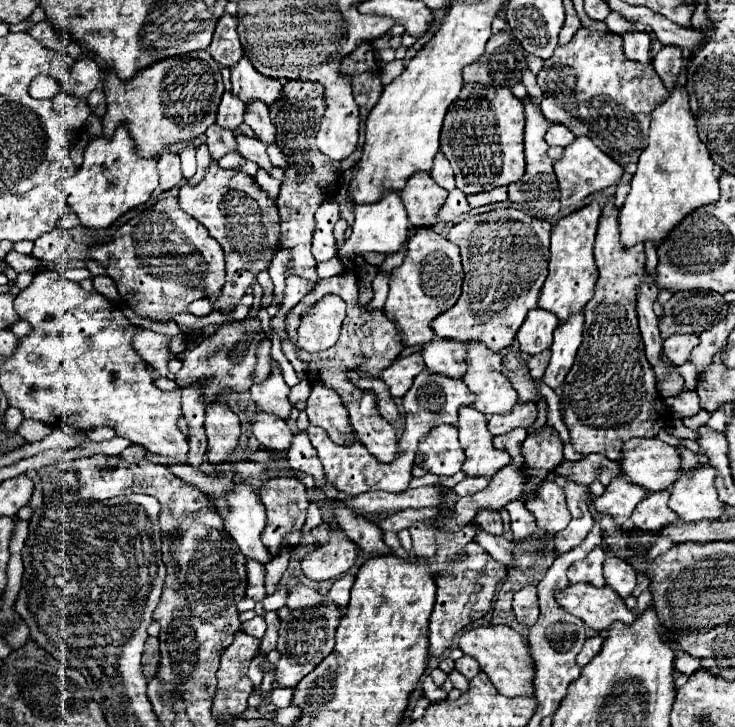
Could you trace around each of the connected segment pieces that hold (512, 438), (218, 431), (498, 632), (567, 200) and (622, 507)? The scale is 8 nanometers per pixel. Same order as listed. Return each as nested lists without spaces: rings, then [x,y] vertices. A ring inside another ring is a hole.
[[[516,430],[516,432],[508,432],[508,436],[496,436],[494,438],[494,446],[496,448],[502,448],[510,454],[512,458],[512,464],[522,464],[522,442],[526,438],[526,430]]]
[[[208,404],[206,406],[206,438],[208,438],[208,462],[214,466],[232,462],[232,452],[240,438],[240,420],[228,410],[226,404]]]
[[[480,626],[464,632],[460,636],[460,650],[478,660],[482,672],[488,674],[496,690],[508,698],[516,696],[534,696],[534,660],[530,654],[528,638],[518,634],[508,626]]]
[[[580,136],[564,150],[562,160],[554,162],[554,172],[558,178],[560,202],[564,208],[568,208],[568,206],[576,206],[590,194],[596,194],[608,186],[616,186],[624,174],[624,168],[620,164],[616,164],[610,156],[600,152],[600,148],[596,148],[592,140]]]
[[[620,478],[620,480],[614,480],[602,496],[594,498],[594,506],[598,512],[610,514],[616,520],[616,524],[622,524],[630,518],[636,504],[644,500],[648,494],[650,492],[644,490],[642,486],[632,484],[626,478]]]

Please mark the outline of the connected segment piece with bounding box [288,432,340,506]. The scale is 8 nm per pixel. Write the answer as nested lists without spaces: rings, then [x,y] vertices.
[[[298,432],[294,436],[292,448],[288,450],[288,464],[290,464],[292,470],[298,470],[298,472],[304,472],[304,474],[312,476],[314,478],[314,486],[320,488],[326,494],[326,498],[332,502],[332,506],[340,506],[340,504],[336,504],[338,502],[338,492],[326,480],[324,468],[322,468],[318,456],[316,456],[316,450],[312,448],[306,432]]]

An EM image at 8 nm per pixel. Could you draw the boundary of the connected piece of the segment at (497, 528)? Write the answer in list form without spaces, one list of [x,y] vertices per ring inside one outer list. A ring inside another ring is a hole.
[[[480,512],[480,516],[476,516],[476,524],[480,530],[494,534],[494,536],[502,536],[502,520],[498,512]]]

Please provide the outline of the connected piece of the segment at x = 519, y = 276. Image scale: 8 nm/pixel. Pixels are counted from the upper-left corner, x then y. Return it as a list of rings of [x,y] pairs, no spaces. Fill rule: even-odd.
[[[516,208],[468,216],[454,224],[448,240],[460,248],[464,286],[456,306],[432,322],[434,334],[448,340],[482,342],[492,352],[508,348],[526,314],[538,306],[538,294],[548,276],[550,230],[550,222]]]

